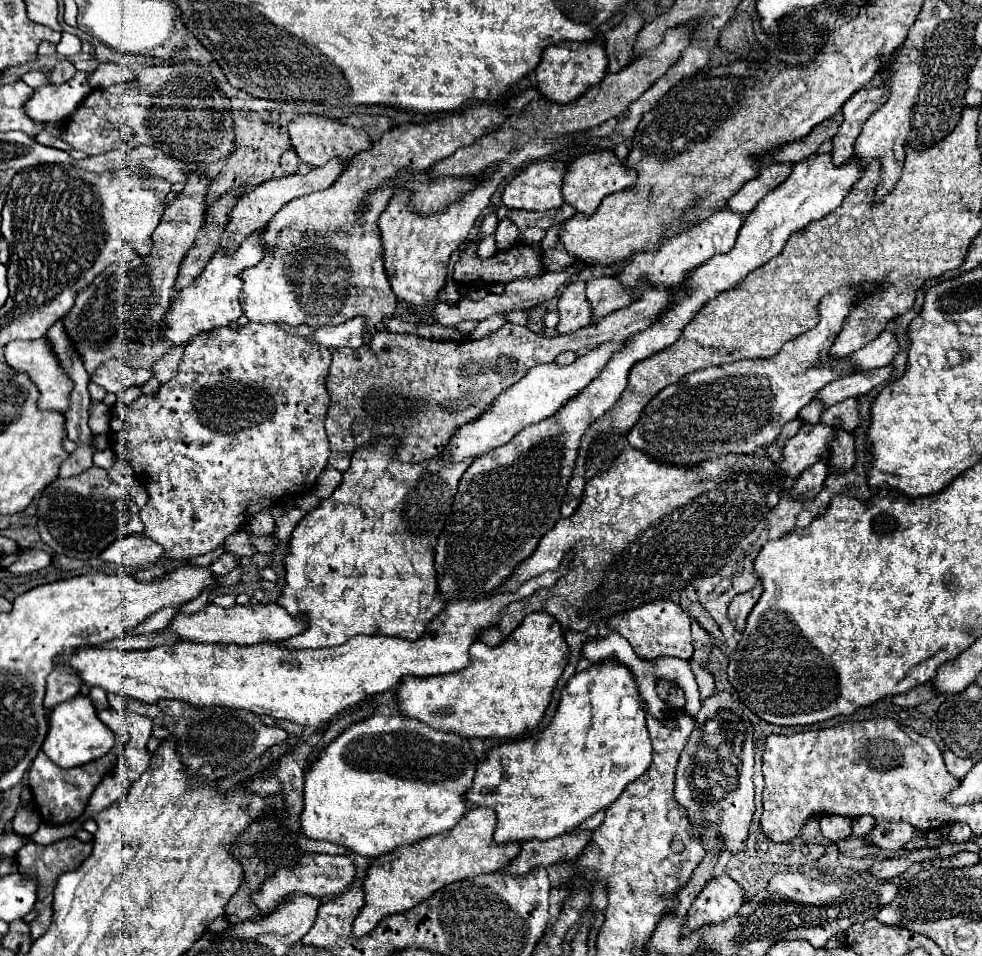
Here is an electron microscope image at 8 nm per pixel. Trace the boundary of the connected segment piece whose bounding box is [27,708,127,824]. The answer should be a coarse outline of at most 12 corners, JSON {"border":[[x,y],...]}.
{"border":[[115,708],[101,710],[117,744],[85,766],[63,770],[43,750],[27,786],[47,824],[83,812],[91,792],[123,754],[127,730]]}

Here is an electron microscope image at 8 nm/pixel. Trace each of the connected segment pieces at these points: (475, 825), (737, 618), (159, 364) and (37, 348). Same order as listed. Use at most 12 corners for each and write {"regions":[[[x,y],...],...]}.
{"regions":[[[495,814],[373,860],[353,934],[447,884],[501,870],[519,844],[493,844]],[[757,584],[751,592],[735,596],[729,618],[737,632],[745,628],[751,608],[761,596]],[[185,344],[169,346],[169,352],[153,364],[157,380],[171,380],[183,358]],[[47,340],[11,342],[5,360],[27,372],[41,410],[67,410],[71,380]]]}

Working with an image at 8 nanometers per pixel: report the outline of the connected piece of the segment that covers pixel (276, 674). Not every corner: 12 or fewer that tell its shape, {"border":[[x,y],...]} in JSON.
{"border":[[567,572],[449,602],[411,642],[73,648],[87,688],[327,724],[403,676],[457,672],[479,630]]}

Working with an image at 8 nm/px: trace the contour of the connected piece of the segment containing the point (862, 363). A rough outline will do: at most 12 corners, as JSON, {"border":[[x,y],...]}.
{"border":[[893,326],[849,356],[867,372],[889,364],[897,354]]}

